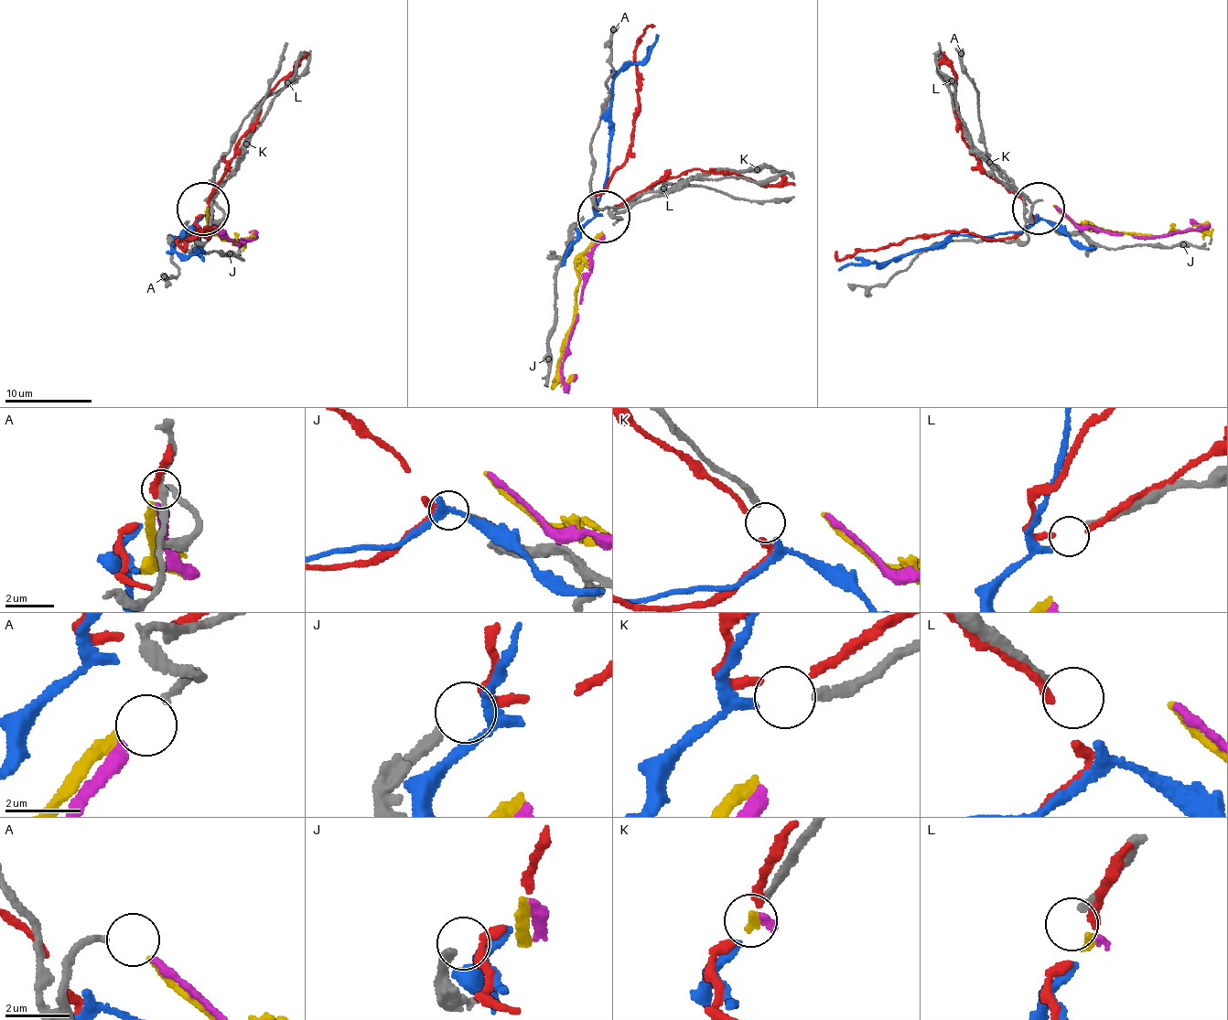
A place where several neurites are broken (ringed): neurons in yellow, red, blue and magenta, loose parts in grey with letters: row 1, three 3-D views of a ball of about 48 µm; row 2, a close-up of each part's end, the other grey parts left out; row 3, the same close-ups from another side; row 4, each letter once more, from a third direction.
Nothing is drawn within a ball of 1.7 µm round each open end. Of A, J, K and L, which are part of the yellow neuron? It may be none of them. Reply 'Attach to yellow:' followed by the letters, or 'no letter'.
Attach to yellow: no letter

